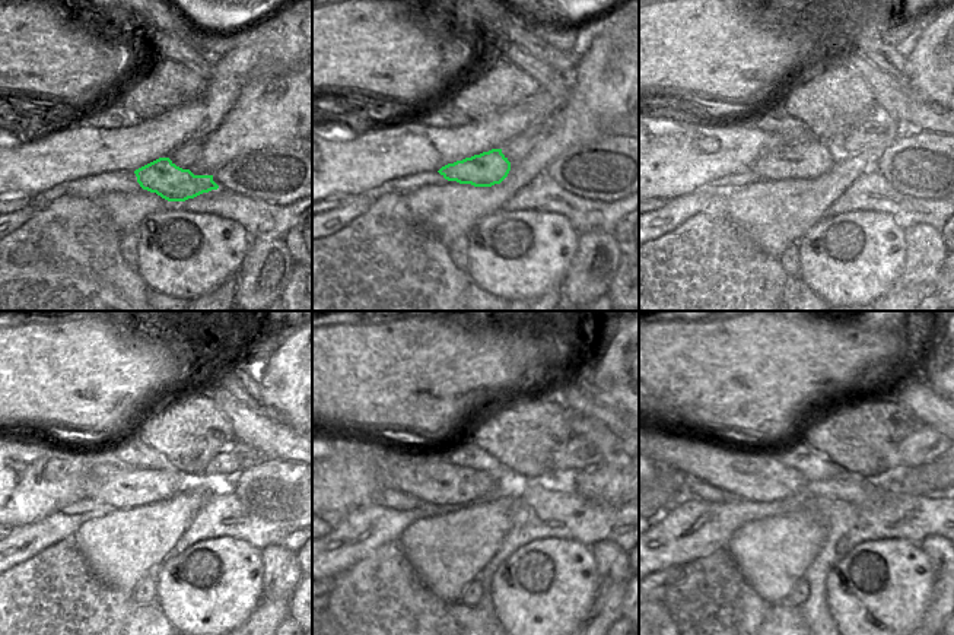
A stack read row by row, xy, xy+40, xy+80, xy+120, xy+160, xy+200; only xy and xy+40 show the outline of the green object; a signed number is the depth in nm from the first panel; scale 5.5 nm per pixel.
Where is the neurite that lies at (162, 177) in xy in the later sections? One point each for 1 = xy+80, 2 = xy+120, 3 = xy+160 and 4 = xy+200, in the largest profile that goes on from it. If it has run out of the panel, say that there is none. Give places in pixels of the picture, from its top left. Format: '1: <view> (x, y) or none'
1: xy+80 (800, 158)
2: xy+120 (115, 485)
3: xy+160 (429, 476)
4: xy+200 (756, 475)

